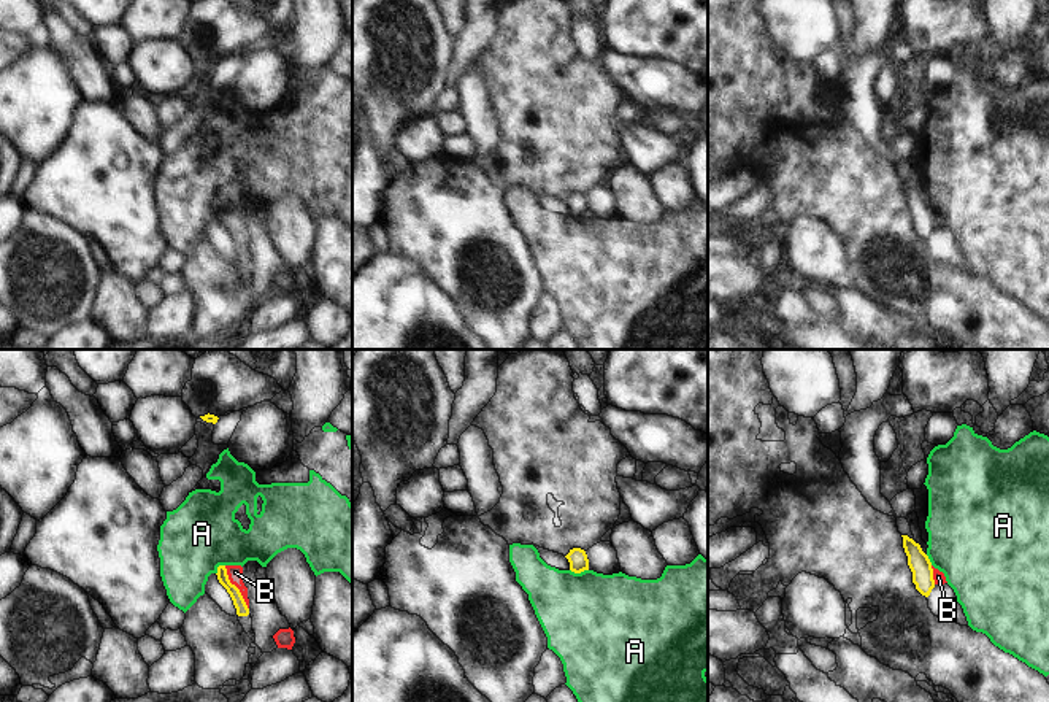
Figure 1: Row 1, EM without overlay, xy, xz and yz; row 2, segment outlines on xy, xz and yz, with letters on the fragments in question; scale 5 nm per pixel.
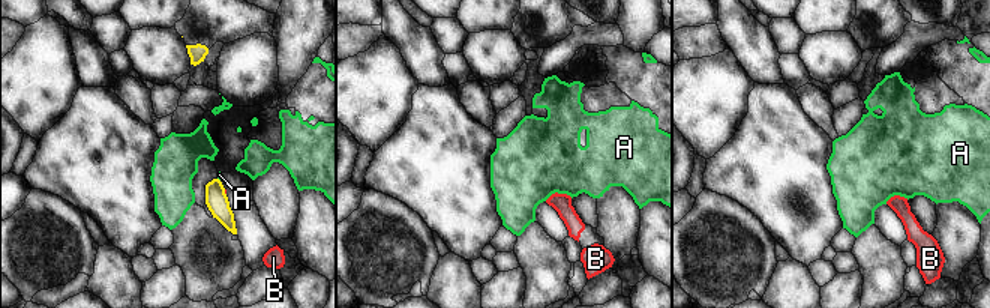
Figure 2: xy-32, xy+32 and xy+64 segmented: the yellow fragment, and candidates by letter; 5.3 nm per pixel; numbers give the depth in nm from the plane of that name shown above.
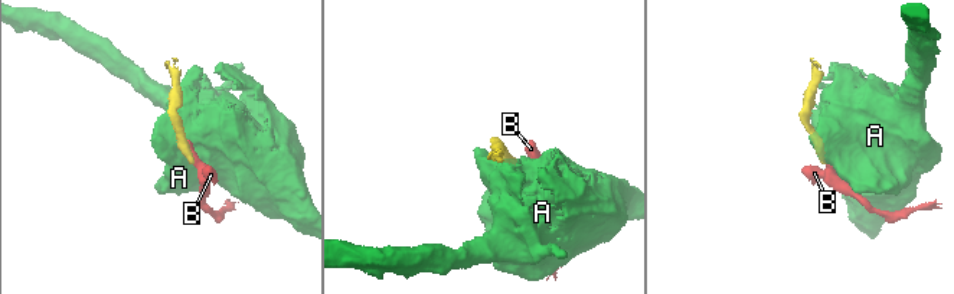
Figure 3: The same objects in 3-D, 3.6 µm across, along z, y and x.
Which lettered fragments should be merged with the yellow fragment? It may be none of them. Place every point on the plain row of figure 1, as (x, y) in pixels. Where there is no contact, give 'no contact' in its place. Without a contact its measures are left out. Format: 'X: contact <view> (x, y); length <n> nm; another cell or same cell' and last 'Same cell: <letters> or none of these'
A: contact xz (580, 216); length 100 nm; another cell
B: contact xy (237, 232); length 260 nm; same cell
Same cell: B

